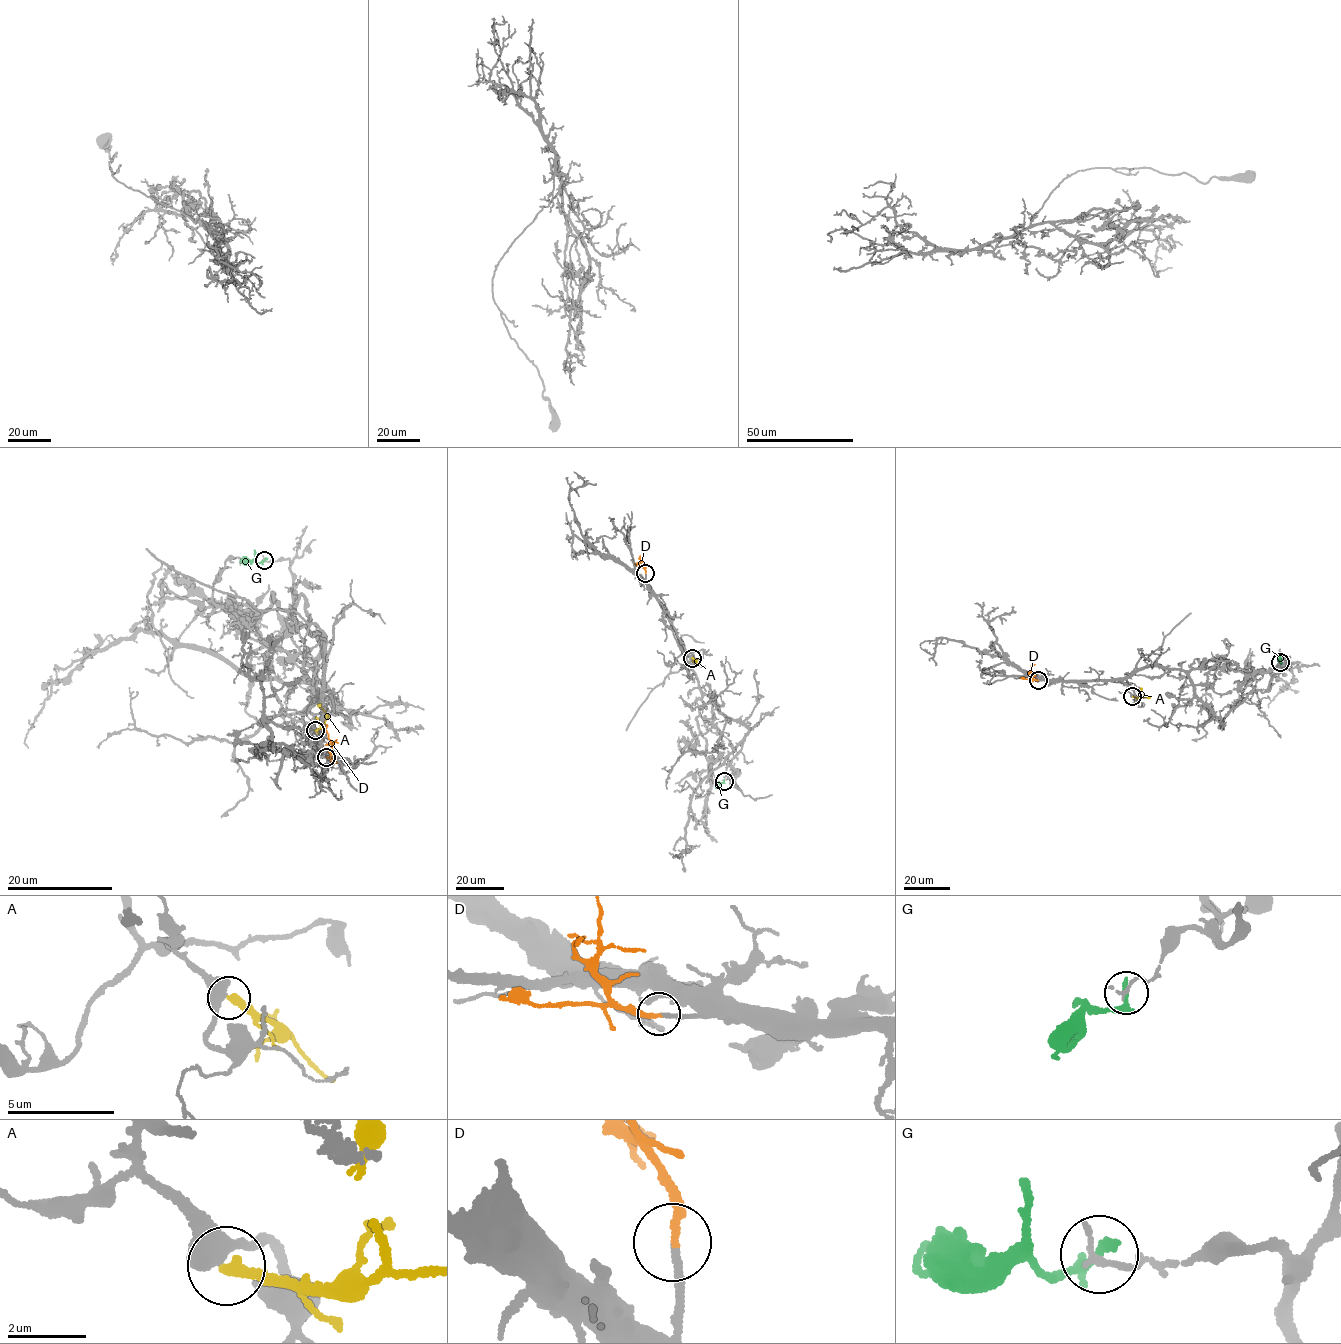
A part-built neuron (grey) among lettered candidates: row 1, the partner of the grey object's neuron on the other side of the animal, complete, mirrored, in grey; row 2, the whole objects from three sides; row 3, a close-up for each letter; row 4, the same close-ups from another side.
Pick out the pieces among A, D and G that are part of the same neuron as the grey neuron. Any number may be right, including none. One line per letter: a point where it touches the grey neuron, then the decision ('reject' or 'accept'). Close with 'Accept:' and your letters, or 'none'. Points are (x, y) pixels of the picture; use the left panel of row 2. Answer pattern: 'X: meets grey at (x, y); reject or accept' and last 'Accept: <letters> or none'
A: meets grey at (315, 730); reject
D: meets grey at (326, 757); accept
G: meets grey at (264, 560); reject
Accept: D

